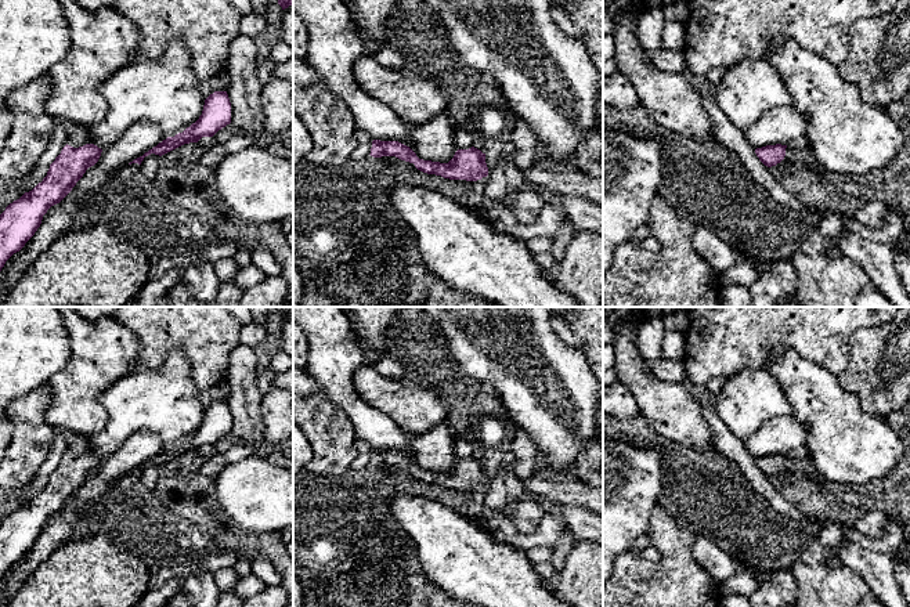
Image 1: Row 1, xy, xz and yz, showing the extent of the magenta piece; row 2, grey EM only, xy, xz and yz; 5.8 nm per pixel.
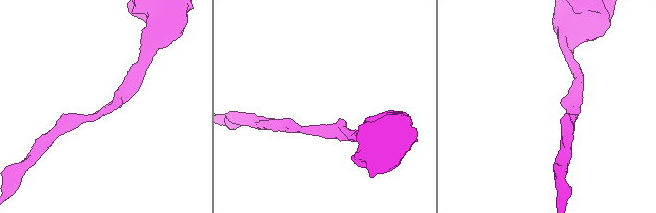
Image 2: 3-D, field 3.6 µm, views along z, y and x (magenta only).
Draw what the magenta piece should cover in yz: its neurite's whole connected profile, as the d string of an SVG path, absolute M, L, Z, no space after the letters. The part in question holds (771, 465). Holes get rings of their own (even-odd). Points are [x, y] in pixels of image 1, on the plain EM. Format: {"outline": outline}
{"outline": "M781 454L766 455L762 458L756 458L755 463L765 476L772 477L784 469L786 458L787 455L781 455Z"}

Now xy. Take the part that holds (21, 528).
{"outline": "M66 454L43 491L6 517L0 524L0 581L35 545L47 520L59 513L86 480L98 471L101 462L94 454L79 458Z"}

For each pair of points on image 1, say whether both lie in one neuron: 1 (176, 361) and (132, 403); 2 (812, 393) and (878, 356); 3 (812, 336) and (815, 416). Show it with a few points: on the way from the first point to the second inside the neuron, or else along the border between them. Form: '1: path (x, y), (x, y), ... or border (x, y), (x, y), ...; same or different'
1: path (168, 372), (143, 397); same
2: border (837, 376), (841, 386), (858, 397), (859, 404); different
3: border (784, 347), (793, 349), (837, 376); different

